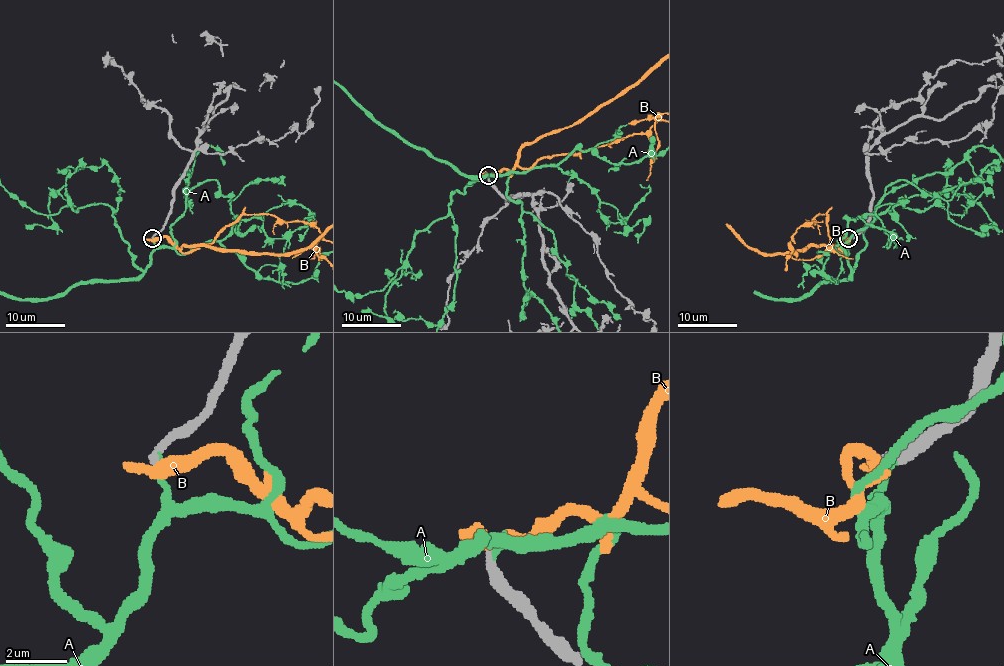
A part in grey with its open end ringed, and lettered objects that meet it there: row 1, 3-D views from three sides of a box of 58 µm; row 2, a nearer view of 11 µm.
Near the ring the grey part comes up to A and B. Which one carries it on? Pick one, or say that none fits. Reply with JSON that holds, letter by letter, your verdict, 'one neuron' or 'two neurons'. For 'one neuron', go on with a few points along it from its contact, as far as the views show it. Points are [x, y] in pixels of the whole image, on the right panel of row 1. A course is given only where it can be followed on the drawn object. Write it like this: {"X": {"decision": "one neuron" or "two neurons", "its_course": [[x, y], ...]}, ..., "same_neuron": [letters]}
{"A": {"decision": "two neurons"}, "B": {"decision": "two neurons"}, "same_neuron": []}

